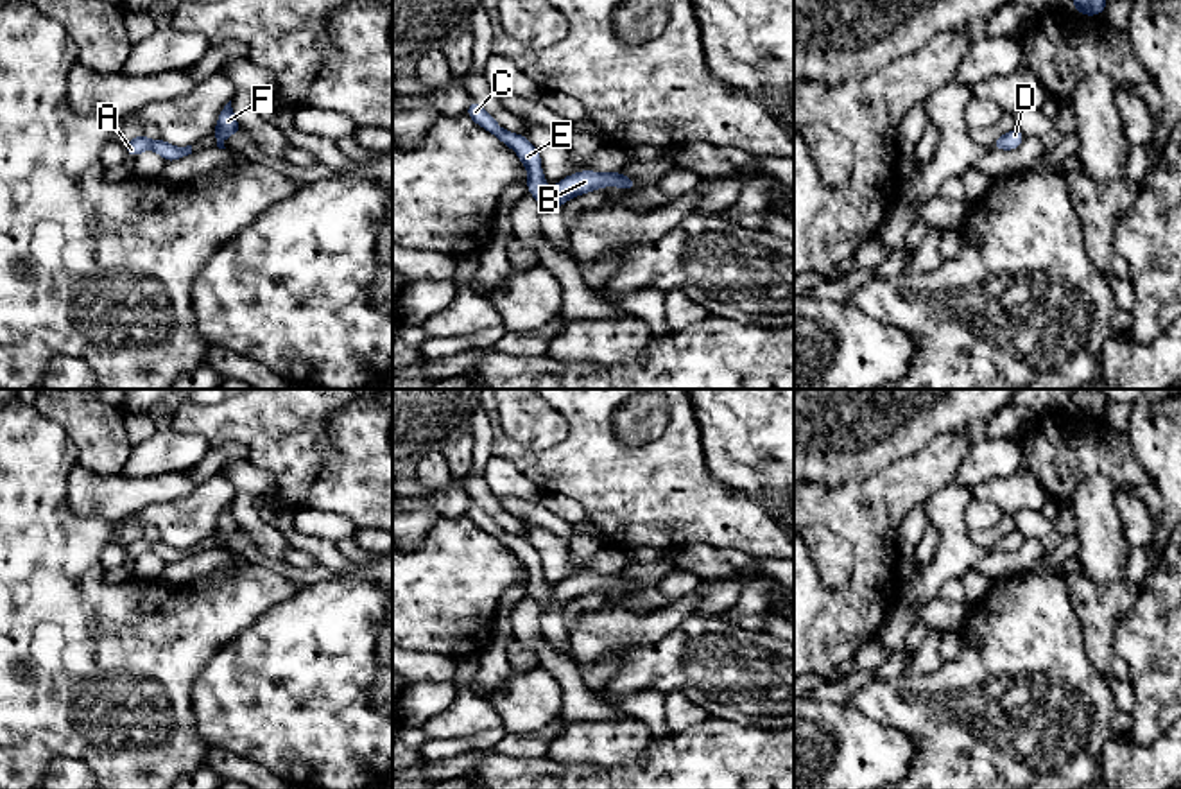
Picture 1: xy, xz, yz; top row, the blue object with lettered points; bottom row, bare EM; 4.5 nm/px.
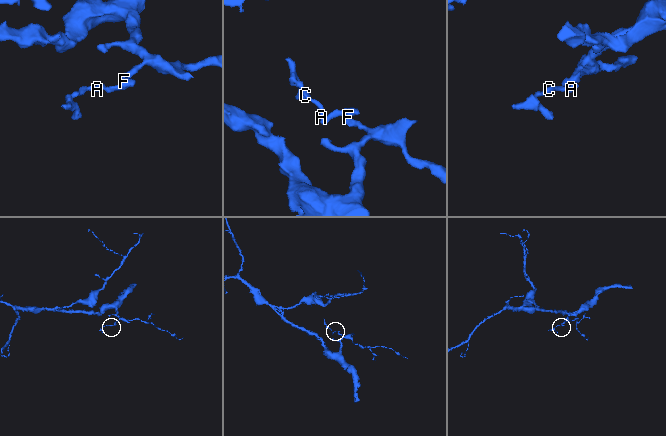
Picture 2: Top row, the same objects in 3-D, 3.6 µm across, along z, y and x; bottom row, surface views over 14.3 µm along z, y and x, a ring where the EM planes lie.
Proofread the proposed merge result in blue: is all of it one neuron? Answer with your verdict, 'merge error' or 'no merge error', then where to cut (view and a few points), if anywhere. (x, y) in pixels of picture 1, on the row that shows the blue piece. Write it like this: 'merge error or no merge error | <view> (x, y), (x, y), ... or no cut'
no merge error | no cut

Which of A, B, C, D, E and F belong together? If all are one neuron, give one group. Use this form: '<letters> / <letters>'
A B C D E F

